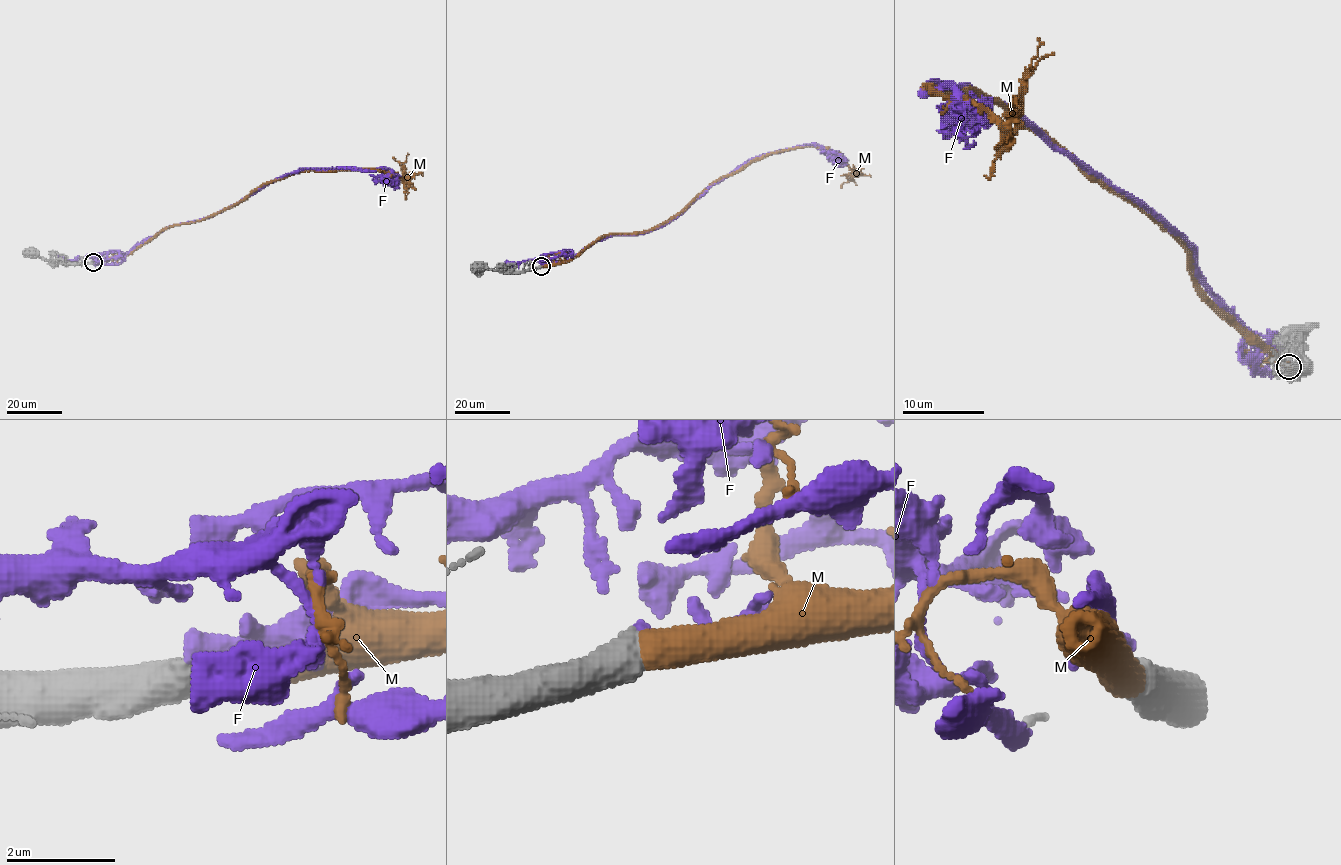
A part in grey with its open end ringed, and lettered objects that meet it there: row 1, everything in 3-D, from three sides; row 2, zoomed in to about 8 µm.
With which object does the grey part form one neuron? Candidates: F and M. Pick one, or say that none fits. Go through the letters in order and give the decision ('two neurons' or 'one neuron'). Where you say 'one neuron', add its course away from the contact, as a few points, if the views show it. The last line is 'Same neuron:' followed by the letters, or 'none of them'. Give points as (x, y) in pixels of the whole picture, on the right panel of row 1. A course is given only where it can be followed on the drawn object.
F: two neurons
M: one neuron; course (1289, 366), (1199, 288), (1189, 251), (1152, 214), (998, 101), (928, 89), (1010, 122), (1025, 77), (1053, 52)
Same neuron: M

